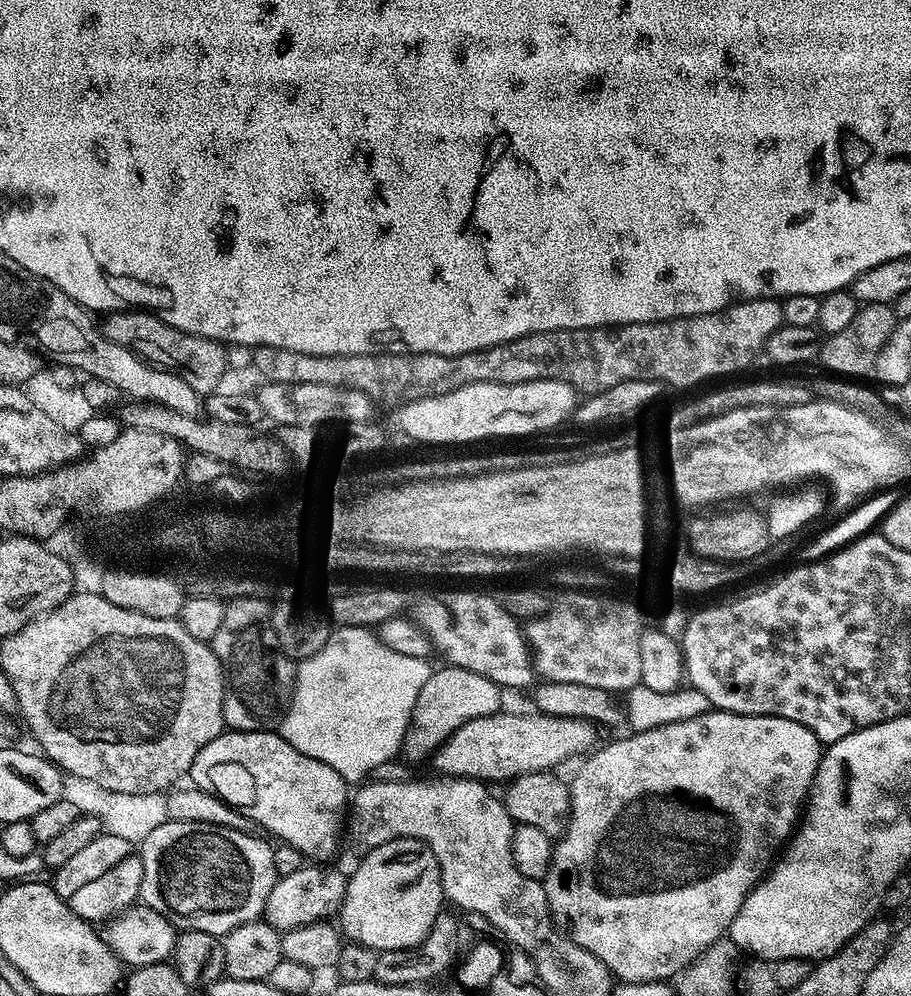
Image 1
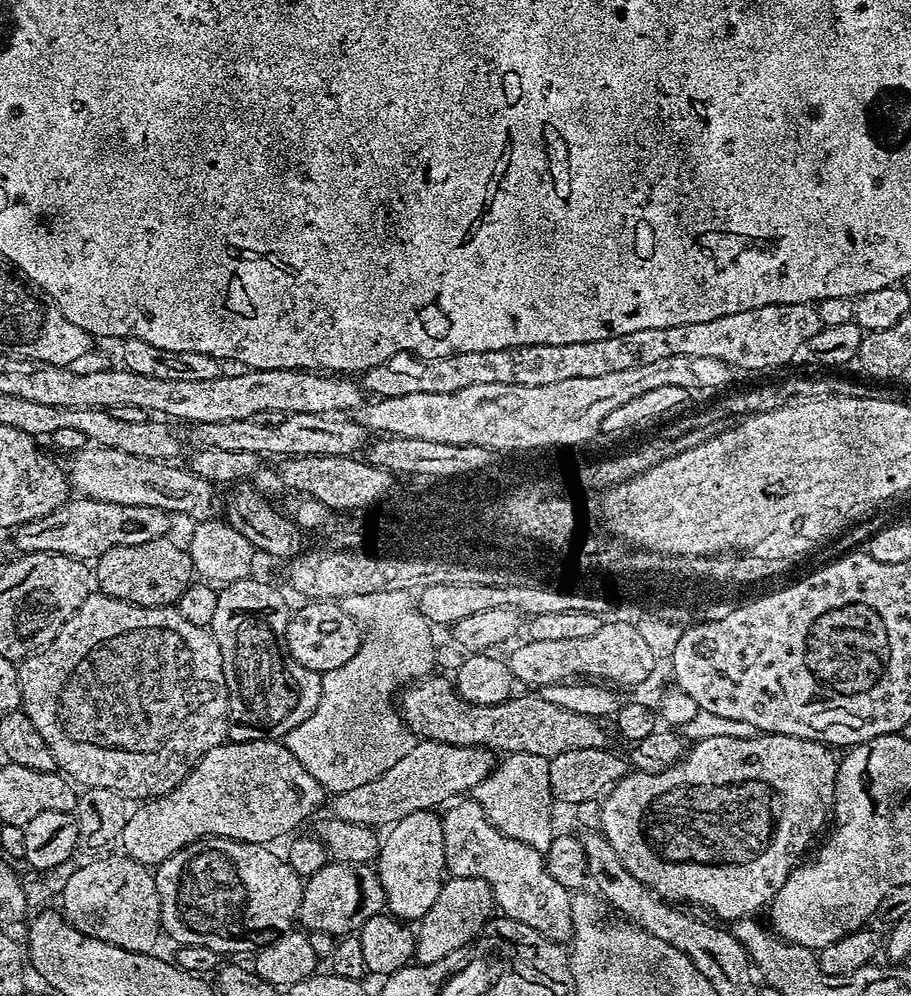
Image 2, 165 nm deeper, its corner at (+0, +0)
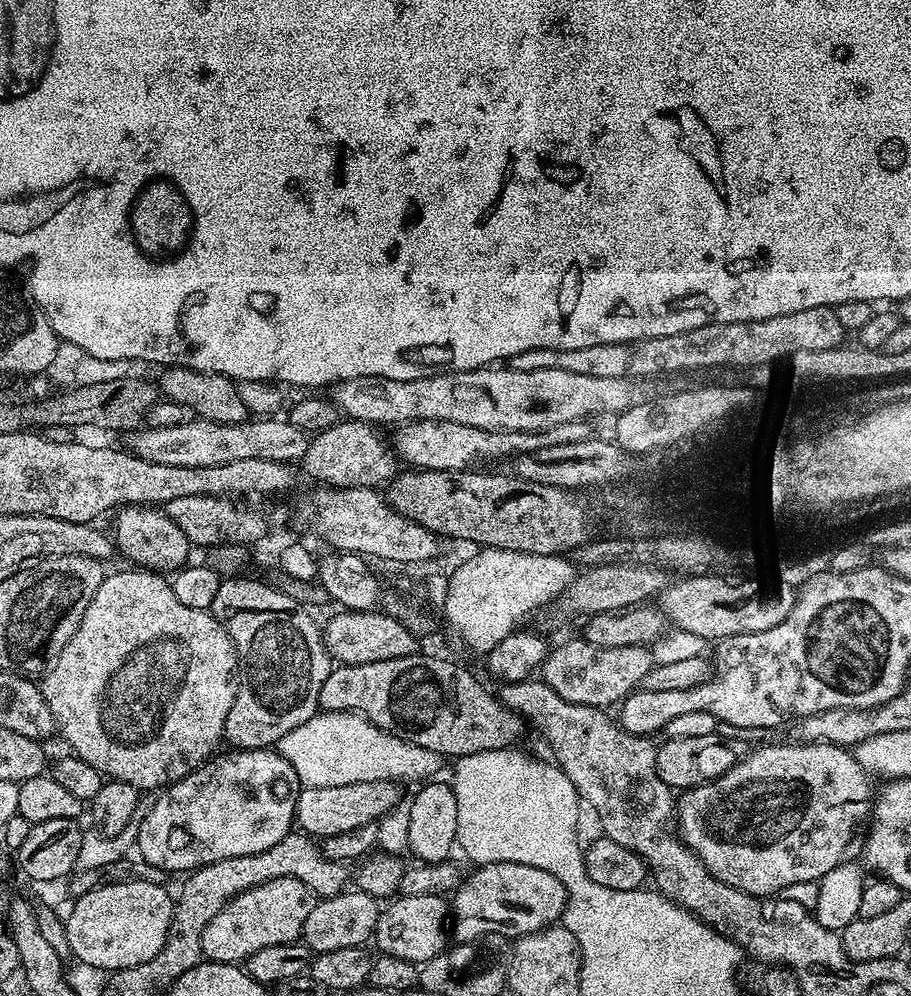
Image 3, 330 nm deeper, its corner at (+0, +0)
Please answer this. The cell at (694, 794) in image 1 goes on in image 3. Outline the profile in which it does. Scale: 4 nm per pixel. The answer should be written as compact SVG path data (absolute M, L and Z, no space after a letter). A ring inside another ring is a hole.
M787 742L788 744L772 744L757 747L749 751L748 755L737 759L737 762L728 772L722 774L716 780L707 784L700 784L689 788L679 797L675 815L678 817L678 835L684 844L692 849L692 853L706 866L706 870L714 878L726 882L730 887L740 892L746 892L750 896L765 898L771 892L783 893L790 886L810 882L819 882L823 876L830 874L838 865L845 863L844 851L856 832L860 823L869 819L874 803L874 787L870 781L869 773L865 772L855 755L847 748L836 748L833 744L802 744L799 742Z

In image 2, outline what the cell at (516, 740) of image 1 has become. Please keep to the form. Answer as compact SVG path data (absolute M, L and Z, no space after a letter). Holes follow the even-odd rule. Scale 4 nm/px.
M421 739L412 747L410 754L394 762L386 774L378 774L378 778L366 782L366 786L335 793L331 815L355 824L391 826L406 818L406 814L414 814L423 808L439 809L461 794L471 793L482 778L490 775L494 767L492 757L493 753L484 747Z

